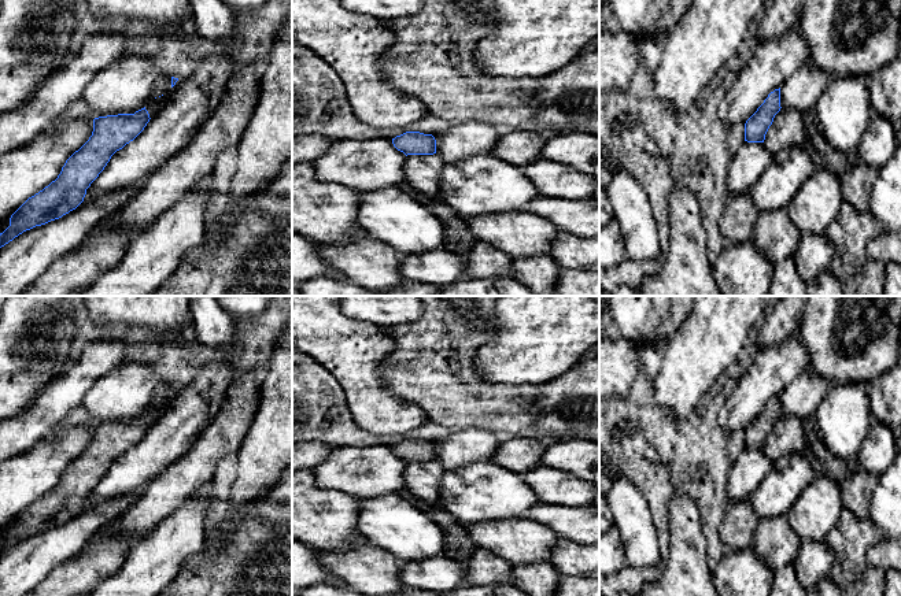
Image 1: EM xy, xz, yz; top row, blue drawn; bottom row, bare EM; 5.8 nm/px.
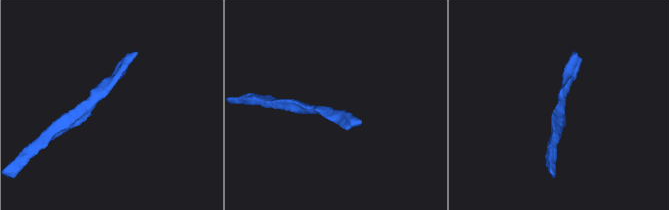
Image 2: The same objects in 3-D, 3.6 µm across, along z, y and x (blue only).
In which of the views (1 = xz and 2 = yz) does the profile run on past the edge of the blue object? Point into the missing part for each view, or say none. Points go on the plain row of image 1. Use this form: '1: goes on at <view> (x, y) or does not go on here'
1: does not go on here
2: does not go on here

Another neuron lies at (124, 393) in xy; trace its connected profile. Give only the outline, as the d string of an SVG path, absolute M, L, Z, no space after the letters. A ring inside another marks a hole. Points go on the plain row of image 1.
M126 358L88 390L82 406L91 425L134 421L151 406L154 388L160 382L154 362Z

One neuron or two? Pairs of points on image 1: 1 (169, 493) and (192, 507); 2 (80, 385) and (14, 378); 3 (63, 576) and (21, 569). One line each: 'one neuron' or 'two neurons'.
1: two neurons
2: two neurons
3: two neurons

